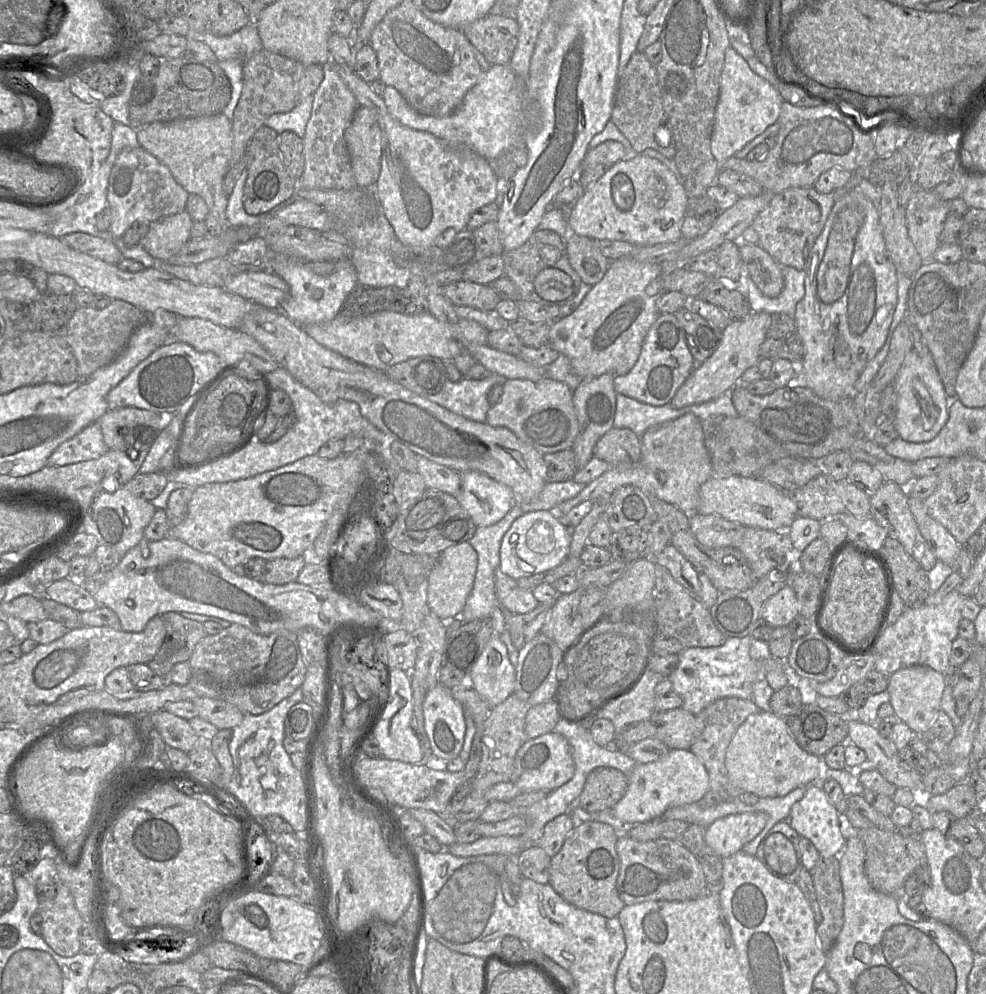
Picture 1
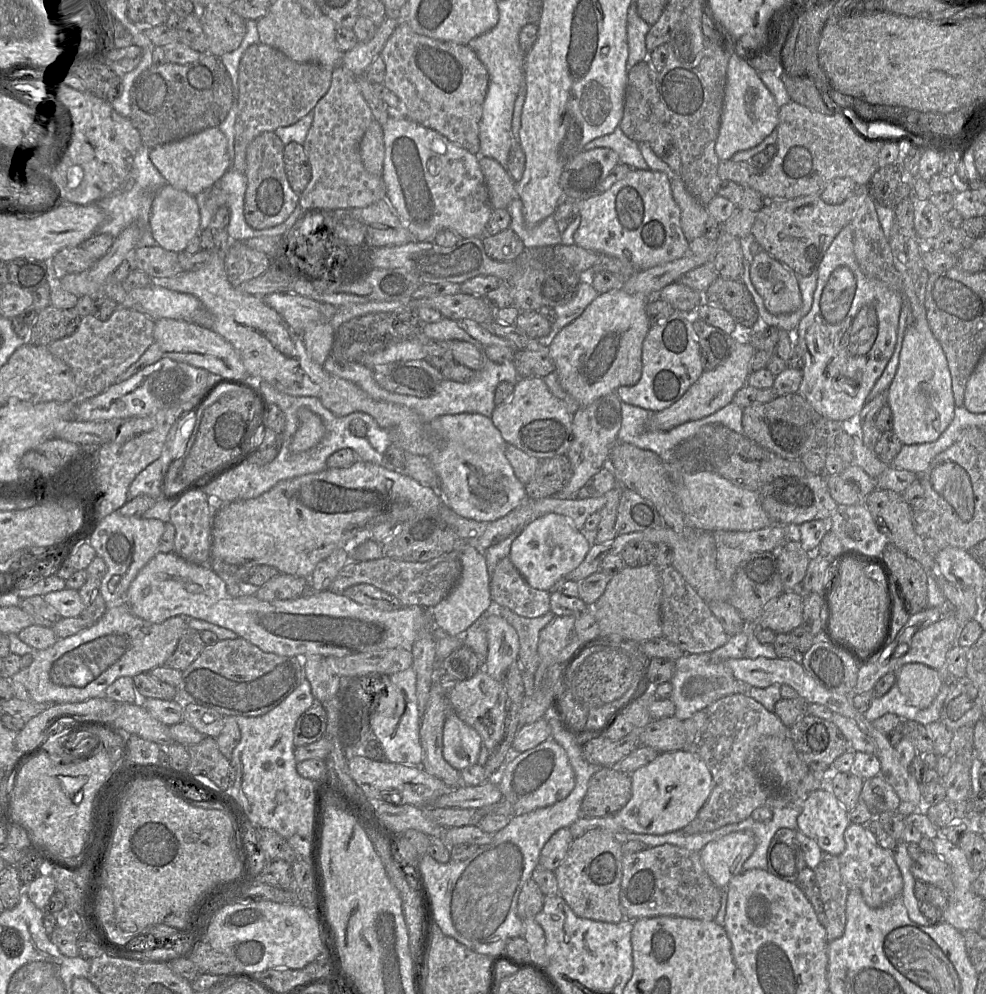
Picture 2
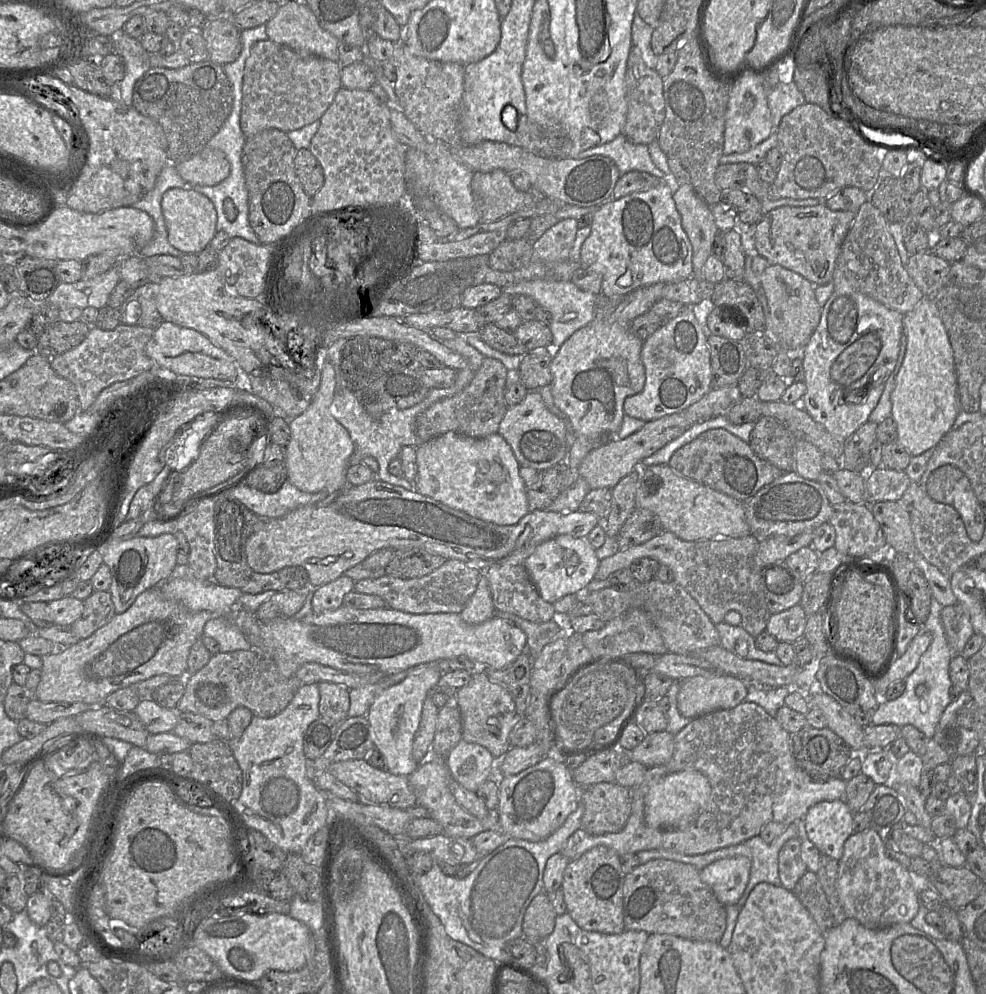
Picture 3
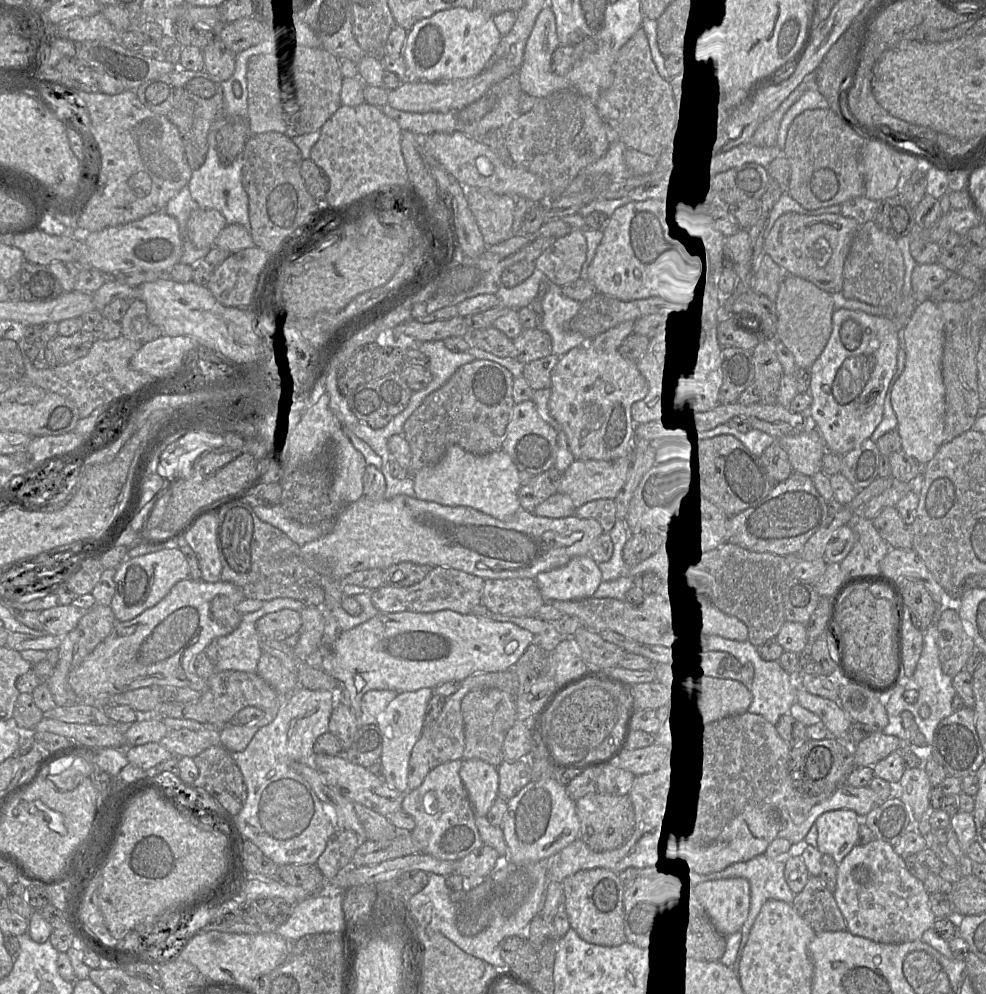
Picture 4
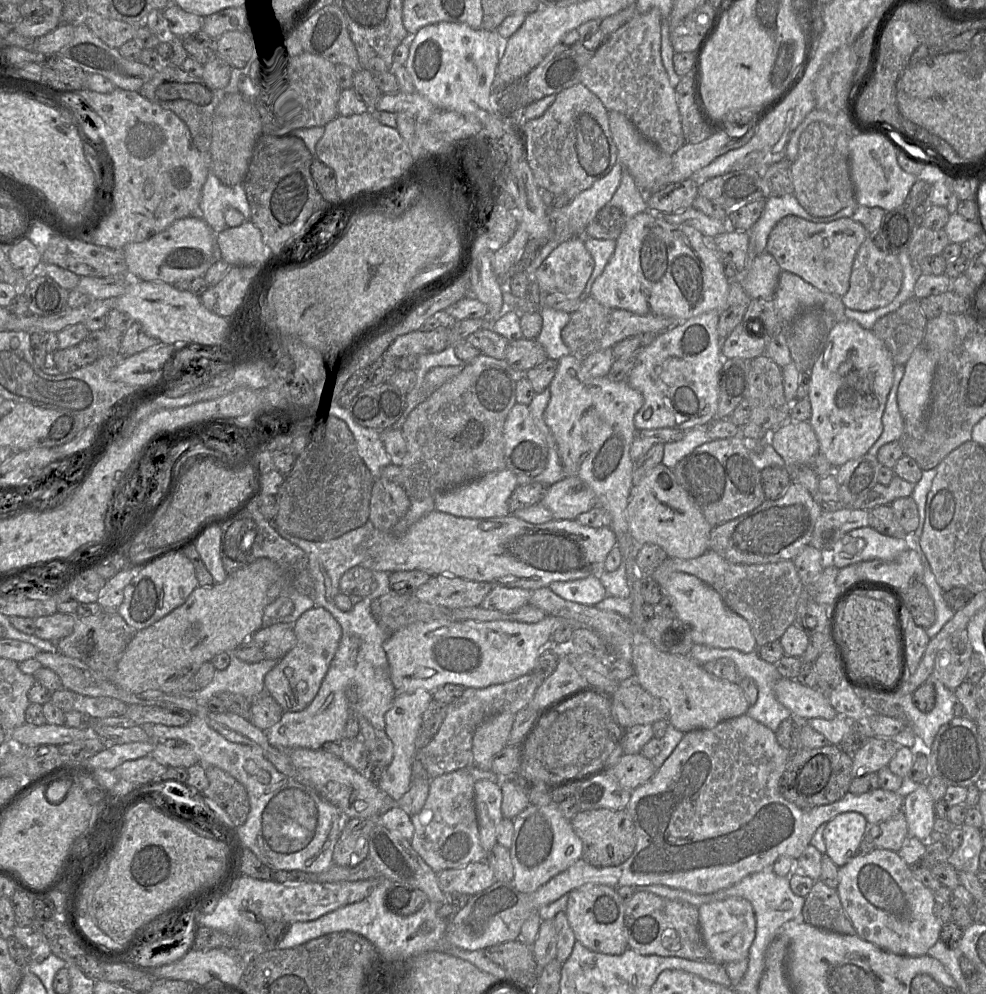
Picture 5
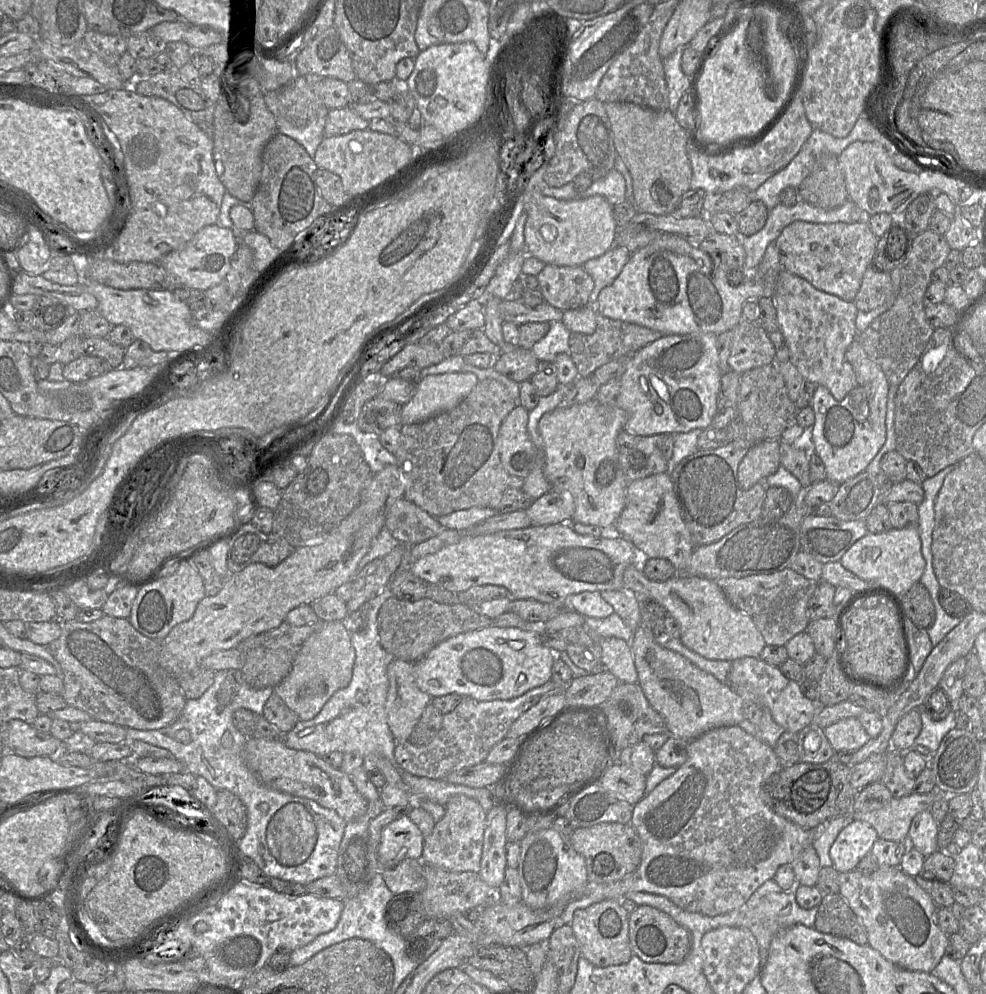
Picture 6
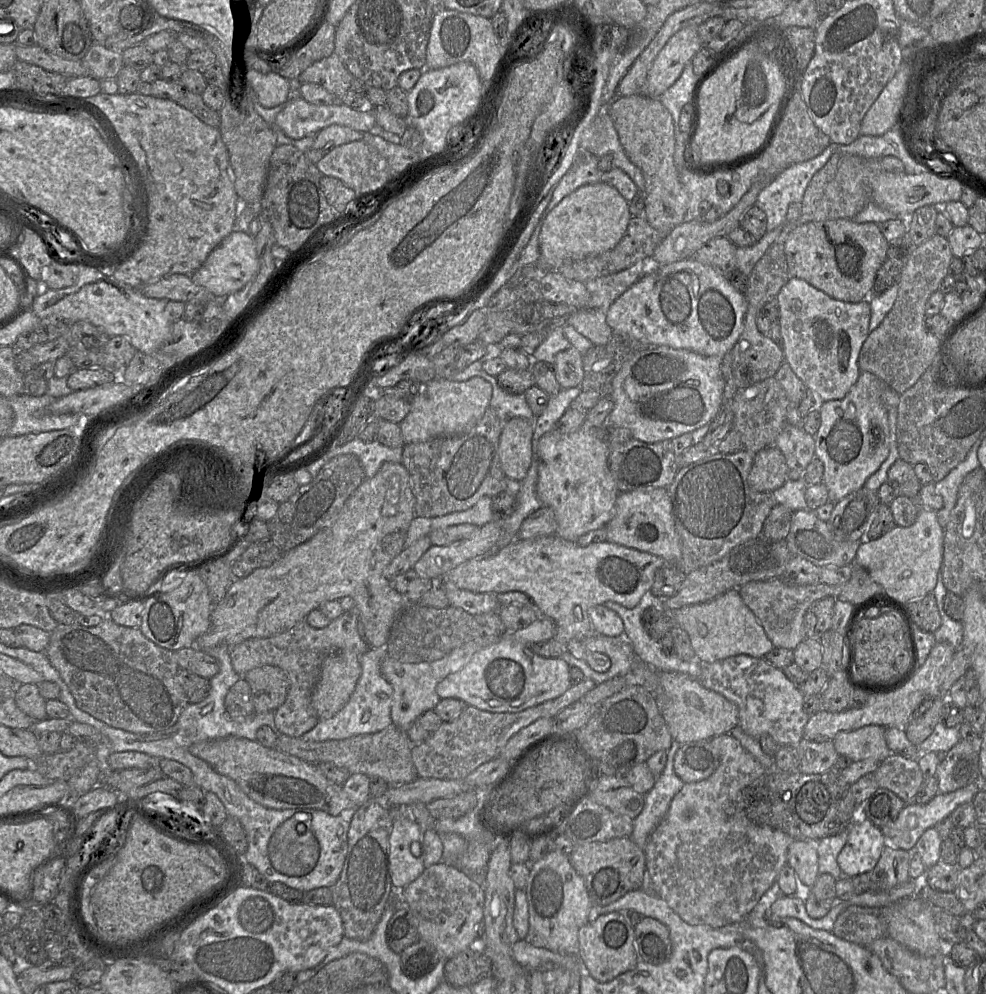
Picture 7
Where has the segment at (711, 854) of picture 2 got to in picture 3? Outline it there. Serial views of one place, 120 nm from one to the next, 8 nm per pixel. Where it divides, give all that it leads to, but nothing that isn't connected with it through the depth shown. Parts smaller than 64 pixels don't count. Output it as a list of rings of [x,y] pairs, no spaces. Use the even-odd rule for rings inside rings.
[[[745,856],[717,860],[699,871],[724,906],[736,905],[749,882],[751,861]]]

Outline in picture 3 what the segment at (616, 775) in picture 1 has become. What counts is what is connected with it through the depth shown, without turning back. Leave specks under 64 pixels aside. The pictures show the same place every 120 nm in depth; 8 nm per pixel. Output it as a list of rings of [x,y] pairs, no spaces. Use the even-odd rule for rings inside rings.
[[[601,782],[581,791],[581,828],[593,836],[617,833],[630,816],[631,790],[616,782]]]

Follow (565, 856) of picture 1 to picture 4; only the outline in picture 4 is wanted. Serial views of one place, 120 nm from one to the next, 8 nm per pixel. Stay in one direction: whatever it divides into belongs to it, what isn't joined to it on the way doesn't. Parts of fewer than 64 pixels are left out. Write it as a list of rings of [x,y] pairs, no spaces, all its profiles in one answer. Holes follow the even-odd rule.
[[[605,868],[581,870],[563,881],[563,900],[568,919],[584,941],[614,947],[626,942],[624,923],[624,887],[619,875]]]

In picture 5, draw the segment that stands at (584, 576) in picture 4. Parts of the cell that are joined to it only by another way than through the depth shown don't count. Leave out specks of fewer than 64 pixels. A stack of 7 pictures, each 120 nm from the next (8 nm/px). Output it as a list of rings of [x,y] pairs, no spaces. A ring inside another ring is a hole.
[[[597,575],[572,581],[555,581],[548,588],[565,600],[589,606],[595,606],[607,596]]]

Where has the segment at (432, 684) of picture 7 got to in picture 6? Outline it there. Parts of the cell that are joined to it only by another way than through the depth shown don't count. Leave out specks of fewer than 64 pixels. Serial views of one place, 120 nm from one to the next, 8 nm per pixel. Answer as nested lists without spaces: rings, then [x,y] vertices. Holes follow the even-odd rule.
[[[394,659],[387,675],[387,722],[396,743],[408,741],[432,697],[417,684],[415,662]]]

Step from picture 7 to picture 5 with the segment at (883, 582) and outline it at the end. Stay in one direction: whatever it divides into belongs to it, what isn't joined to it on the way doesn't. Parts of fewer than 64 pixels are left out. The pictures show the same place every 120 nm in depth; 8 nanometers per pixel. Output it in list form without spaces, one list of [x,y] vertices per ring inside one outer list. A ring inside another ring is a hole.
[[[862,527],[849,531],[831,550],[822,551],[823,568],[834,564],[838,569],[873,559],[895,560],[910,549],[907,538],[883,535],[872,527]]]

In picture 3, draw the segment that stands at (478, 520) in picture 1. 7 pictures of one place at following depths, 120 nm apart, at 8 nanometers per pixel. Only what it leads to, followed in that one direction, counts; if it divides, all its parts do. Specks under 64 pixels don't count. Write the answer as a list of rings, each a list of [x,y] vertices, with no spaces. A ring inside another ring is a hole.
[[[447,432],[416,447],[416,491],[469,516],[497,525],[517,524],[530,510],[526,484],[519,474],[520,465],[507,441],[499,434],[473,438]]]

